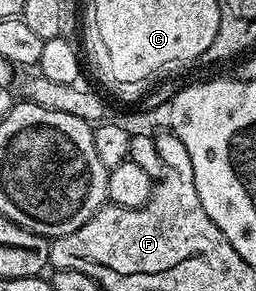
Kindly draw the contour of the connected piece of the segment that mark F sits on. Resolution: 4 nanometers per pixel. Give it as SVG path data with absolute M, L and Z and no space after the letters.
M164 130L156 136L156 148L164 158L174 158L174 167L180 167L180 174L170 171L159 183L151 187L151 194L143 206L130 209L124 206L104 204L101 209L91 217L86 224L82 225L76 232L68 236L58 237L51 241L50 266L56 270L76 269L78 260L93 260L102 266L113 270L119 270L123 274L134 272L155 272L160 268L166 268L194 250L207 251L210 248L223 249L229 245L226 237L222 235L215 222L205 212L204 206L200 203L199 193L196 192L194 173L192 172L191 157L188 156L184 144L180 143L171 131Z

